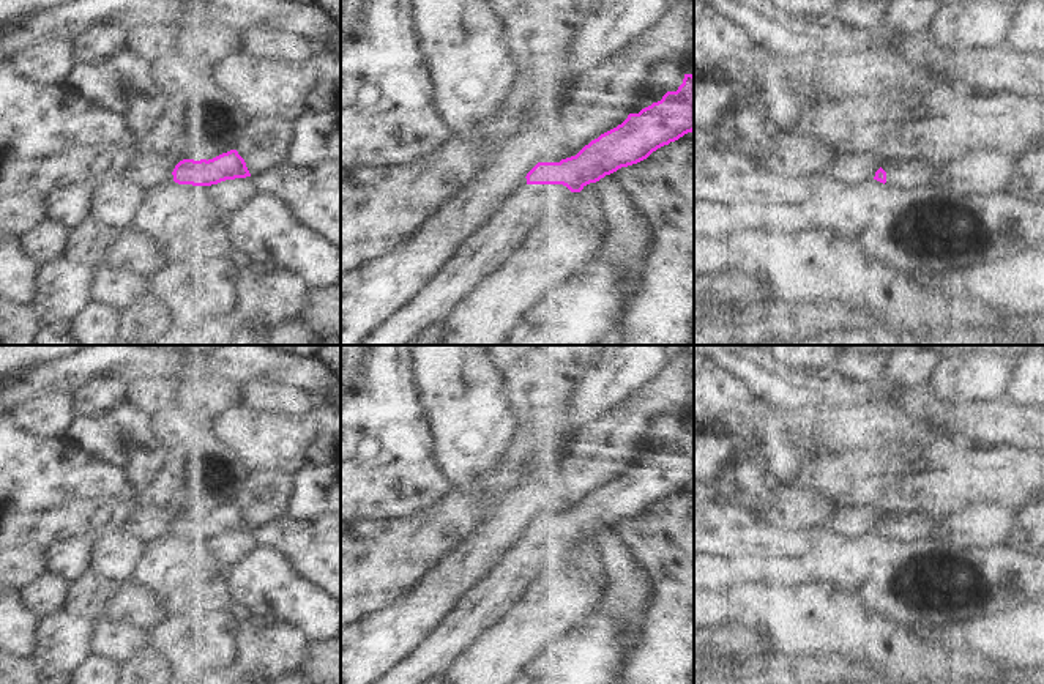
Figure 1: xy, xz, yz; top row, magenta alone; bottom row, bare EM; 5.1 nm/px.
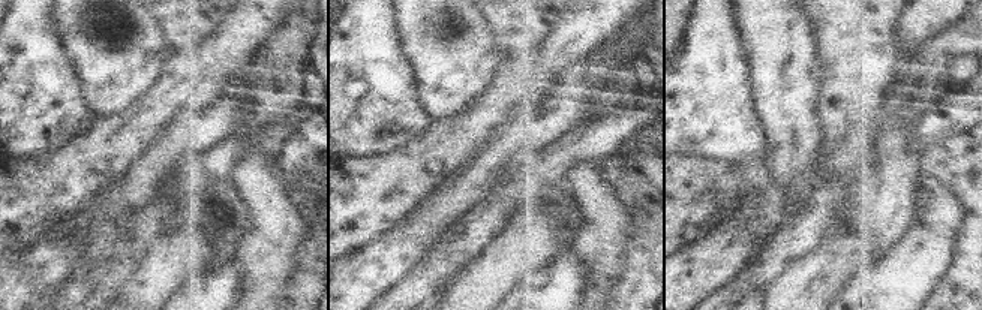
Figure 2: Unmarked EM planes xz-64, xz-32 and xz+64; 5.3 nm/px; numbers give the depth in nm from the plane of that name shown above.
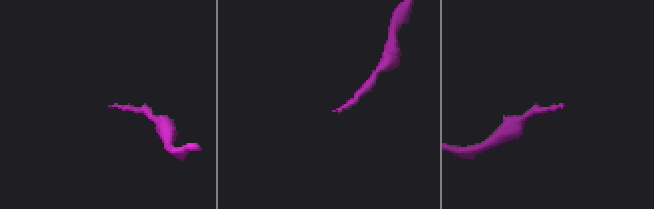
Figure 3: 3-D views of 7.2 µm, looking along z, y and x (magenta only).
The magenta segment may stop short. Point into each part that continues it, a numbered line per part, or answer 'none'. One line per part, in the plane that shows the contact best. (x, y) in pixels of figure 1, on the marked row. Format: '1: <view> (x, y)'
1: xz (488, 248)

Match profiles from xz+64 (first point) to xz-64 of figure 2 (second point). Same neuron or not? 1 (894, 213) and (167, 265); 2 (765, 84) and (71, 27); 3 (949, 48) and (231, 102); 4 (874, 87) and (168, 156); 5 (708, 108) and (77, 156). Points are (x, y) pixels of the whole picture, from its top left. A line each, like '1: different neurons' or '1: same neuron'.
1: same neuron
2: same neuron
3: same neuron
4: different neurons
5: different neurons

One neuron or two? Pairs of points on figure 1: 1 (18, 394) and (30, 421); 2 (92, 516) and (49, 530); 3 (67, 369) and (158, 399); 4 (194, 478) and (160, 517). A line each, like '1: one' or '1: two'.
1: two
2: one
3: two
4: two

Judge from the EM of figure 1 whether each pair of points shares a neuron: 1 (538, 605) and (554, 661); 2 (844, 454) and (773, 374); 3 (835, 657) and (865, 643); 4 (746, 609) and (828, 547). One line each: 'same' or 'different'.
1: different
2: different
3: different
4: different

